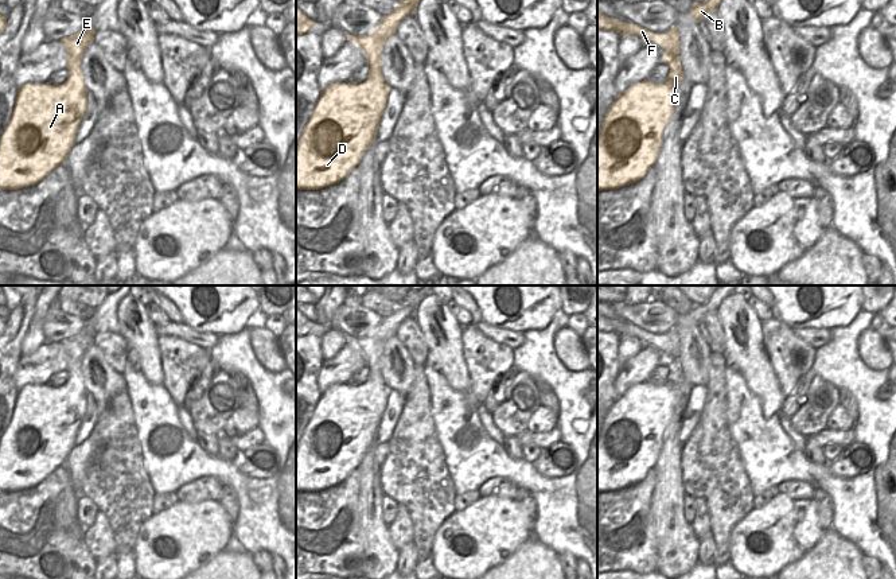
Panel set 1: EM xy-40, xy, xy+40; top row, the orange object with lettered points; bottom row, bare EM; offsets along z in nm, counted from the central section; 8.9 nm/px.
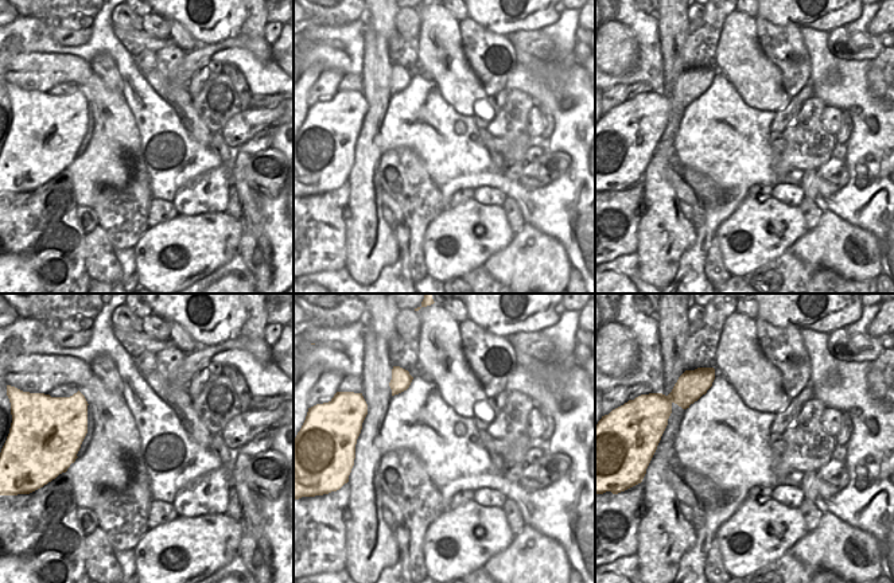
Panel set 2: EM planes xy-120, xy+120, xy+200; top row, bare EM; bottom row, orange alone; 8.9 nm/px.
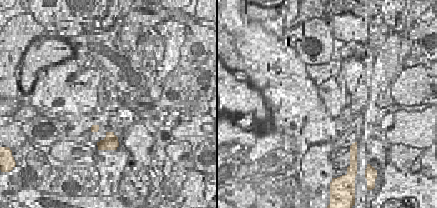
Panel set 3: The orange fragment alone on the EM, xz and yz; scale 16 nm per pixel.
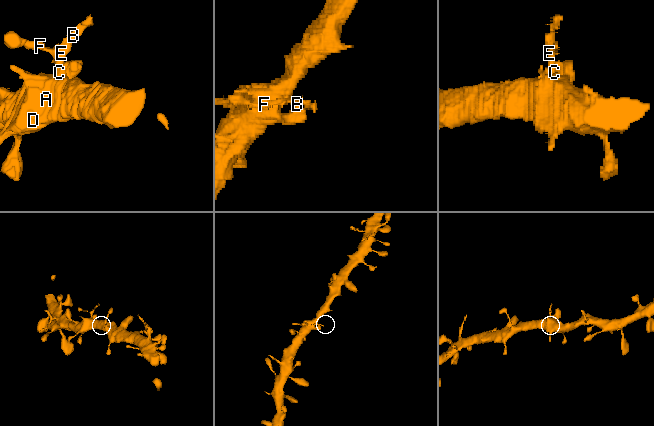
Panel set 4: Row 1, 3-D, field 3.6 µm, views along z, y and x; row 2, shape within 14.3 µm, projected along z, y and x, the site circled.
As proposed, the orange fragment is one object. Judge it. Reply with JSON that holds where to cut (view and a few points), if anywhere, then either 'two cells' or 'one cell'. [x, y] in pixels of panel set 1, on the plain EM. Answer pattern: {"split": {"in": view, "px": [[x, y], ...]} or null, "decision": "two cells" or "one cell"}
{"split": null, "decision": "one cell"}

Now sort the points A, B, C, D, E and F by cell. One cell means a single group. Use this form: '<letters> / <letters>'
A B C D E F

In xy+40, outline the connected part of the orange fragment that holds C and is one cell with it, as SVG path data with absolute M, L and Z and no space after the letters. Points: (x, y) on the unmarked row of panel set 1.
M597 312L597 331L616 333L657 343L670 369L665 385L644 381L618 396L597 435L597 493L616 491L640 482L654 469L663 431L675 408L675 390L685 381L679 362L679 333L651 334L632 323L623 325Z

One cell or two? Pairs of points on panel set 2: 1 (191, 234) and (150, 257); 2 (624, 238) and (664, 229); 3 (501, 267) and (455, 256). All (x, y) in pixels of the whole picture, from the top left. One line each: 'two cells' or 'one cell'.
1: one cell
2: two cells
3: two cells

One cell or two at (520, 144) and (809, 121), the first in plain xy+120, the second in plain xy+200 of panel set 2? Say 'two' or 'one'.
two

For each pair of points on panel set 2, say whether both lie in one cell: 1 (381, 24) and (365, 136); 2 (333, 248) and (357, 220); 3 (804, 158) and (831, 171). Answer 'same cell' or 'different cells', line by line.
1: different cells
2: different cells
3: different cells

